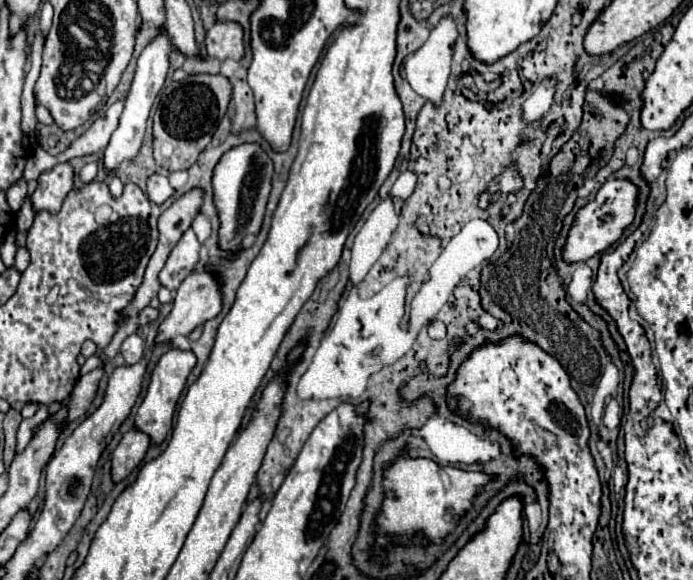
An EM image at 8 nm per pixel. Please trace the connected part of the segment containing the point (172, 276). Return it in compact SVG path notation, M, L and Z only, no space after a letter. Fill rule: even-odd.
M189 228L181 236L181 240L177 242L177 246L171 250L171 254L169 254L163 270L159 272L161 286L165 286L171 292L175 292L179 288L179 284L197 266L197 262L199 262L199 250L201 250L201 244L199 244L197 236L193 234L193 230Z

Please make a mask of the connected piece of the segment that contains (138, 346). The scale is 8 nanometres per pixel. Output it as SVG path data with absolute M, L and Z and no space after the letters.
M131 334L123 344L121 344L121 354L125 358L127 364L135 364L143 358L145 348L143 348L143 340L137 334Z

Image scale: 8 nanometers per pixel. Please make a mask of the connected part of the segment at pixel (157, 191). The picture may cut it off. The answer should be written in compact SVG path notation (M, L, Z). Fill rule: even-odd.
M153 174L149 180L147 180L147 196L151 202L155 204L163 204L169 196L173 196L175 190L171 188L167 176L163 174Z

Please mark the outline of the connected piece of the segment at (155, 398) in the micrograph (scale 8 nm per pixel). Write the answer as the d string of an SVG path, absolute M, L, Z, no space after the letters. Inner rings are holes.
M171 348L169 352L165 352L161 356L161 360L157 362L153 374L151 374L151 382L149 382L149 388L147 388L147 394L135 414L135 428L145 432L153 444L161 444L167 436L167 432L171 430L171 422L173 422L173 412L175 412L175 406L177 406L177 400L185 388L185 382L187 382L187 376L191 372L191 368L195 366L197 358L191 350L177 350L177 348Z

